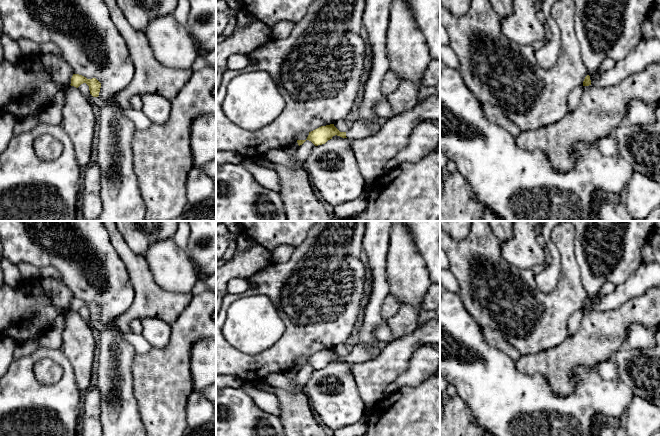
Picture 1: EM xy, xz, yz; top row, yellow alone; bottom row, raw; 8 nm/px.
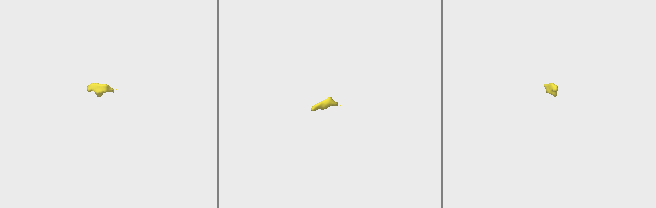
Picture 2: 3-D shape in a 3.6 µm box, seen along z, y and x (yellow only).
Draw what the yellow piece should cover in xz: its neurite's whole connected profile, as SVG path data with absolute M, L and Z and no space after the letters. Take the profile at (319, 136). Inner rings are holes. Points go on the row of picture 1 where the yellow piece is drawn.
M387 117L377 118L378 128L374 128L372 126L368 126L364 124L362 121L357 120L349 129L348 132L340 132L334 124L321 126L311 132L306 140L311 141L315 146L325 144L328 140L332 139L333 136L337 135L342 138L348 139L360 139L368 136L374 135L381 126L388 120Z

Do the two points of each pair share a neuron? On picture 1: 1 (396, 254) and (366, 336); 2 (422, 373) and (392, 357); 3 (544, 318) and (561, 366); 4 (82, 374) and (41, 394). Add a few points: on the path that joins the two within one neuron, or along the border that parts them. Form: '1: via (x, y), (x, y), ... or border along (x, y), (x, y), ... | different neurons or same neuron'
1: border along (387, 256), (386, 282), (389, 294) | different neurons
2: border along (421, 346), (411, 356), (407, 368), (394, 381) | different neurons
3: border along (570, 335), (562, 342), (532, 354) | different neurons
4: border along (65, 356), (73, 369), (76, 385), (82, 393) | different neurons

